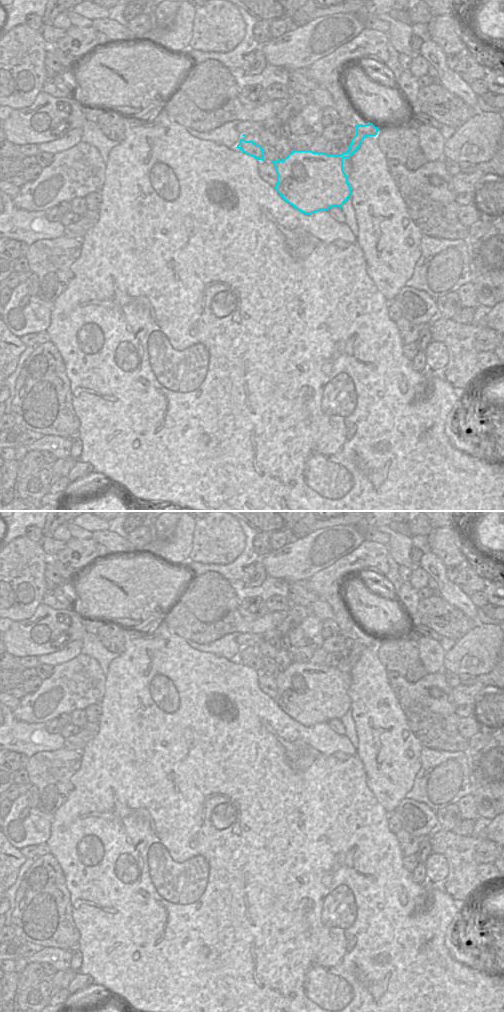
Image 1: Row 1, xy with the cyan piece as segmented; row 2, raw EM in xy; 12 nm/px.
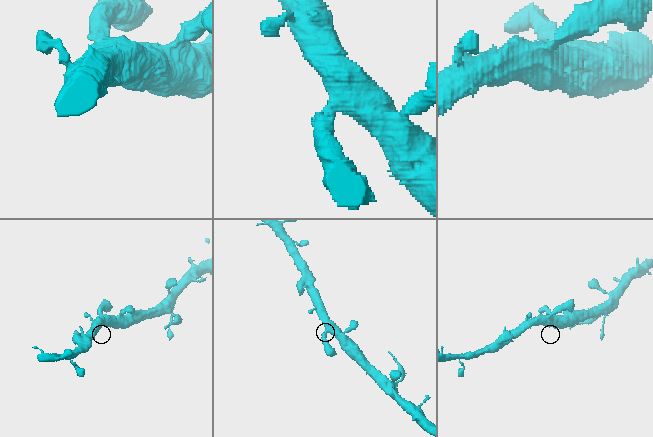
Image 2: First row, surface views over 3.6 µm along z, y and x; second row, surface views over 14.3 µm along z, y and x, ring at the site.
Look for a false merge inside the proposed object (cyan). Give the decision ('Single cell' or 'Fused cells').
Single cell.

